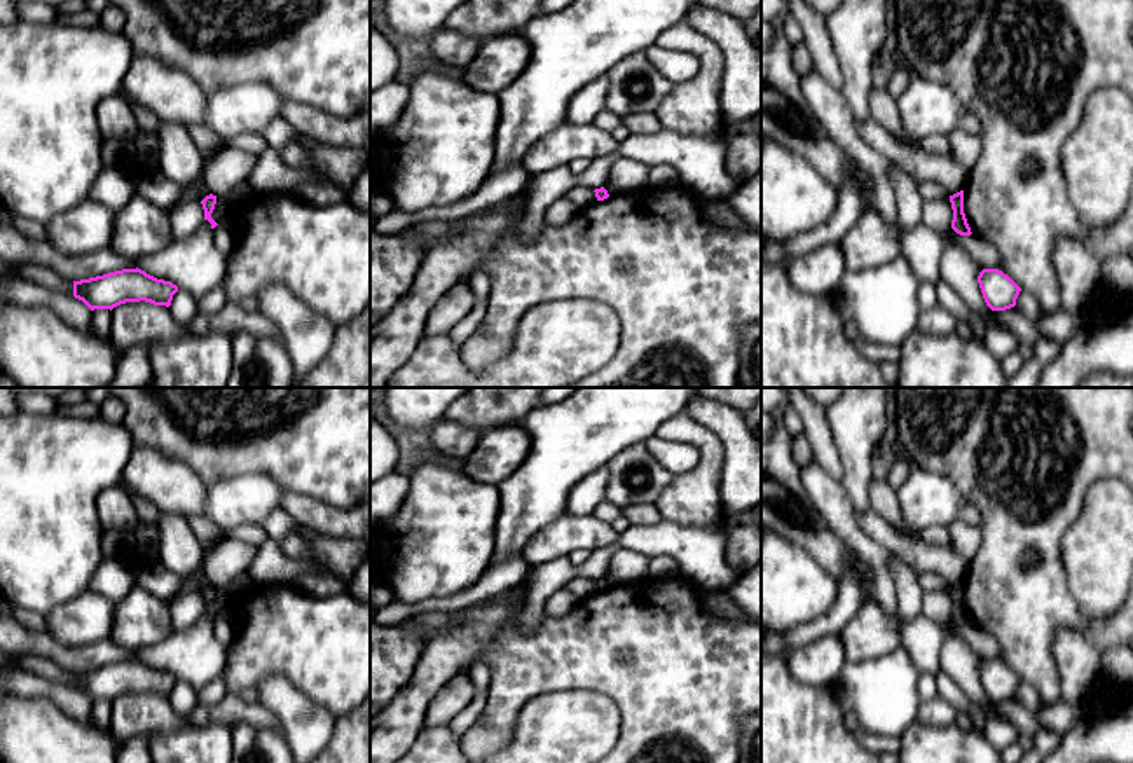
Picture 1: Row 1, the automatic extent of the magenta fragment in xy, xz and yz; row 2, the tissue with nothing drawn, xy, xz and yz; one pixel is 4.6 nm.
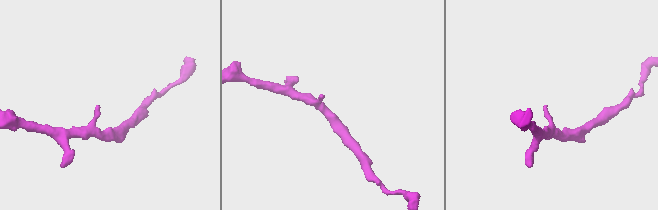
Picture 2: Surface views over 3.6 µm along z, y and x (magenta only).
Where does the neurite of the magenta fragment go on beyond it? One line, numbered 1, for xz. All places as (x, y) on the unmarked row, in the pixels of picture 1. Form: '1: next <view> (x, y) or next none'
1: next none

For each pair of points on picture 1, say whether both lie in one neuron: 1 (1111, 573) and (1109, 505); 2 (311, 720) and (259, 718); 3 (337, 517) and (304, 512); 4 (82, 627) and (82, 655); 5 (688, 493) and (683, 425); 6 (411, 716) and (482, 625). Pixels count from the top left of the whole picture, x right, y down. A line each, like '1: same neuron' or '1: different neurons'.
1: same neuron
2: different neurons
3: same neuron
4: different neurons
5: same neuron
6: same neuron

